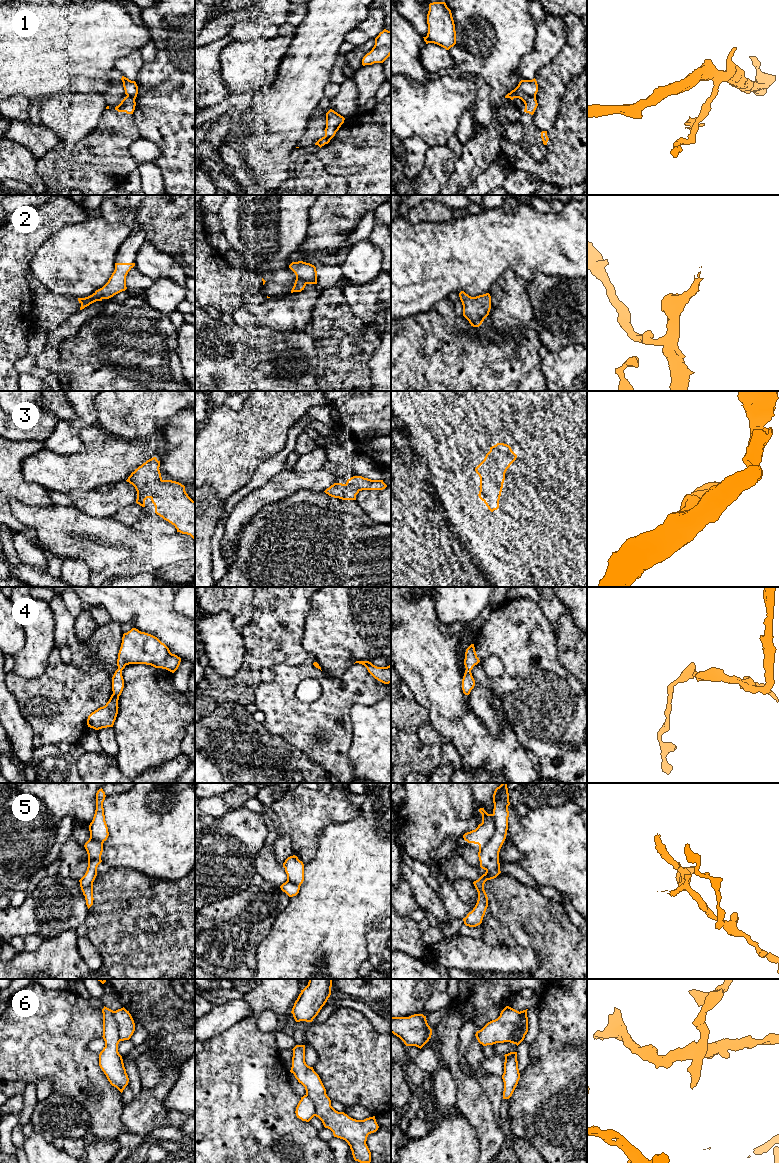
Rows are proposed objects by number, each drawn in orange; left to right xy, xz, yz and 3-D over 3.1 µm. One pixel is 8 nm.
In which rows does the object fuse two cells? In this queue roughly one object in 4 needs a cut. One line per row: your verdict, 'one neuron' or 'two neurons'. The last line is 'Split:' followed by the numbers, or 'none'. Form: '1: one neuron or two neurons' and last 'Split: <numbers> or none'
1: two neurons
2: one neuron
3: one neuron
4: one neuron
5: two neurons
6: two neurons
Split: 1, 5, 6

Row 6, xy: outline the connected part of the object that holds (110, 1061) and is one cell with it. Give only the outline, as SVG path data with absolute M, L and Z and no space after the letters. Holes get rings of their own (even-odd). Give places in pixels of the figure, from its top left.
M105 1007L103 1013L103 1039L105 1047L99 1054L99 1066L110 1084L121 1093L128 1085L129 1078L124 1067L122 1056L118 1052L120 1042L119 1030L114 1020L114 1011Z

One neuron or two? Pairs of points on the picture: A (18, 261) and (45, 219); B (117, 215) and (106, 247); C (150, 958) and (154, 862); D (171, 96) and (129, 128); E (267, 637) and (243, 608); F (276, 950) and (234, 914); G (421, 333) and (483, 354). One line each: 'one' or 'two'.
A: one
B: two
C: two
D: two
E: two
F: two
G: one

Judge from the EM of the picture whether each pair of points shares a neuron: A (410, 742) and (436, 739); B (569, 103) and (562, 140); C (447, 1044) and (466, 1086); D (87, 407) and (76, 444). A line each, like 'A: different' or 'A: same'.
A: different
B: same
C: same
D: same

